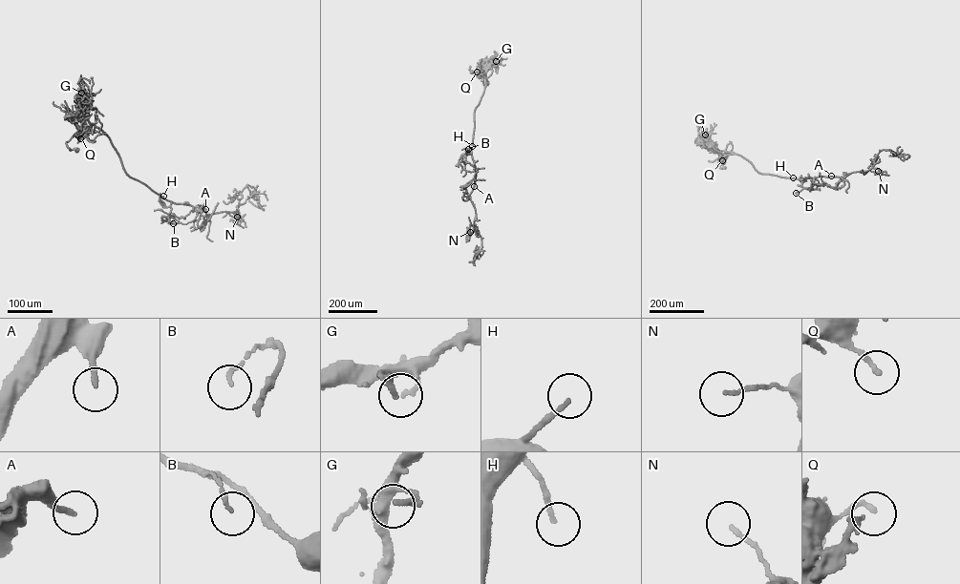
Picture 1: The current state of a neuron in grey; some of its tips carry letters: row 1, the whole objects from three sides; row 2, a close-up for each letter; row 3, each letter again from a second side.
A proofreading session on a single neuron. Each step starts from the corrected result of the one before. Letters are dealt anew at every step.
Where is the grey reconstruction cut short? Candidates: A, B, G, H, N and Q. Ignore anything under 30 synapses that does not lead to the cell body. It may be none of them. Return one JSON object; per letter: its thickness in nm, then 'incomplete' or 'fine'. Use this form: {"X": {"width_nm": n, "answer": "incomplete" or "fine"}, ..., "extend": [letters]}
{"A": {"width_nm": 170, "answer": "incomplete"}, "B": {"width_nm": 100, "answer": "fine"}, "G": {"width_nm": 170, "answer": "fine"}, "H": {"width_nm": 140, "answer": "incomplete"}, "N": {"width_nm": 110, "answer": "fine"}, "Q": {"width_nm": 160, "answer": "fine"}, "extend": ["A", "H"]}

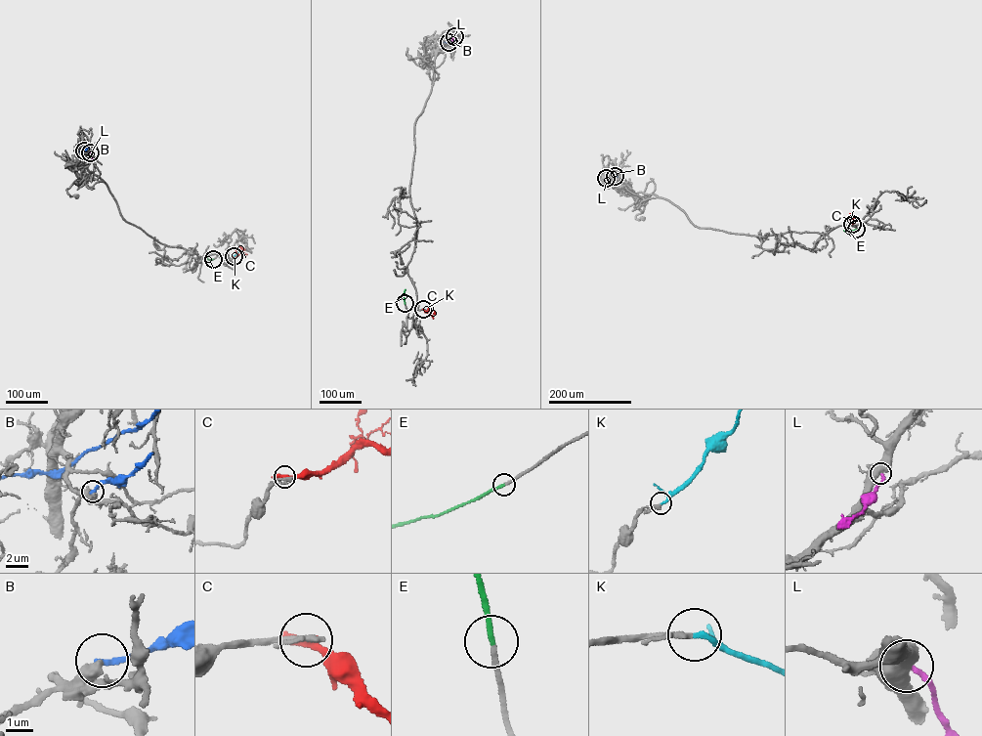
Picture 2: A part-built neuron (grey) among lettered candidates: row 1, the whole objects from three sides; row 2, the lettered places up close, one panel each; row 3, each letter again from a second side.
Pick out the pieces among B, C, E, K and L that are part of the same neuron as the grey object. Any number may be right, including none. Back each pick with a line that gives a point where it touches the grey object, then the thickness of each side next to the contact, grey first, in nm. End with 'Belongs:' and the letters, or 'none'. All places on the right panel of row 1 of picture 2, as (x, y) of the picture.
E: contact (856, 229); calibres 190 and 220 nm
K: contact (852, 224); calibres 220 and 180 nm
Belongs: E, K

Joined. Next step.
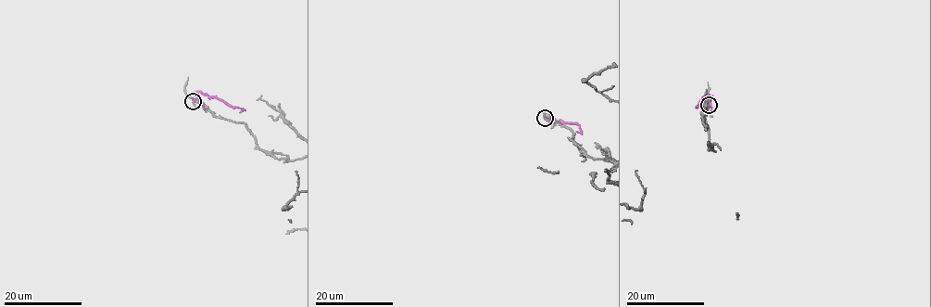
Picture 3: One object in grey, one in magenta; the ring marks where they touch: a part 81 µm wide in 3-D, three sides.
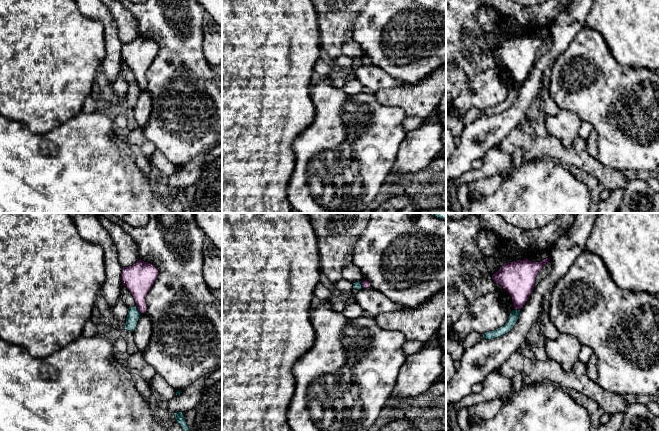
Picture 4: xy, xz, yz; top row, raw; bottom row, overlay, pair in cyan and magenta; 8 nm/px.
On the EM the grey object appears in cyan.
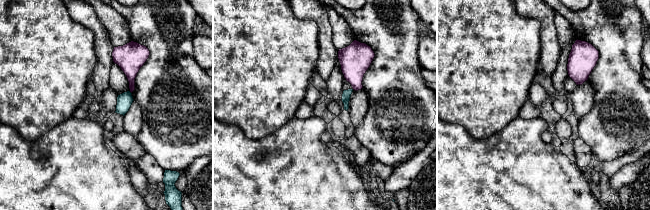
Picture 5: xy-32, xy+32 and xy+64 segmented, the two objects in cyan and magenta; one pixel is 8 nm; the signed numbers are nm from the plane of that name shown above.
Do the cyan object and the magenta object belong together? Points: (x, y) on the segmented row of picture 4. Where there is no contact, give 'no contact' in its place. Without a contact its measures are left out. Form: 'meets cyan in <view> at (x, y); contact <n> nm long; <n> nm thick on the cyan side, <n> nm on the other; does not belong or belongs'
meets cyan in xy at (137, 309); contact 80 nm long; 100 nm thick on the cyan side, 240 nm on the other; does not belong

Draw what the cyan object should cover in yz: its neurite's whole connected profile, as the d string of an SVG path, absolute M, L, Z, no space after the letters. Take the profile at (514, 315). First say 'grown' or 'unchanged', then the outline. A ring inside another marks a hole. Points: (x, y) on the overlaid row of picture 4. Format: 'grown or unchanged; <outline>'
unchanged; M521 309L513 310L510 313L510 316L504 326L494 330L494 331L489 331L489 332L484 333L483 339L486 339L486 340L495 339L495 338L498 338L500 336L503 336L503 335L507 334L508 332L510 332L516 325L518 319L519 319L519 316L520 316L520 312L521 312Z

